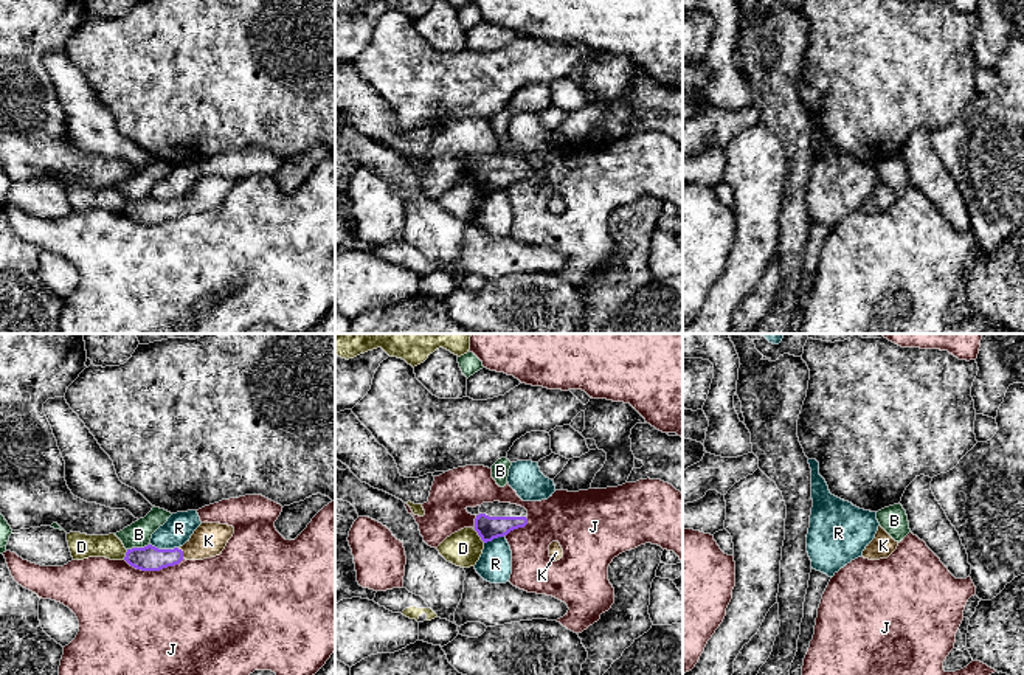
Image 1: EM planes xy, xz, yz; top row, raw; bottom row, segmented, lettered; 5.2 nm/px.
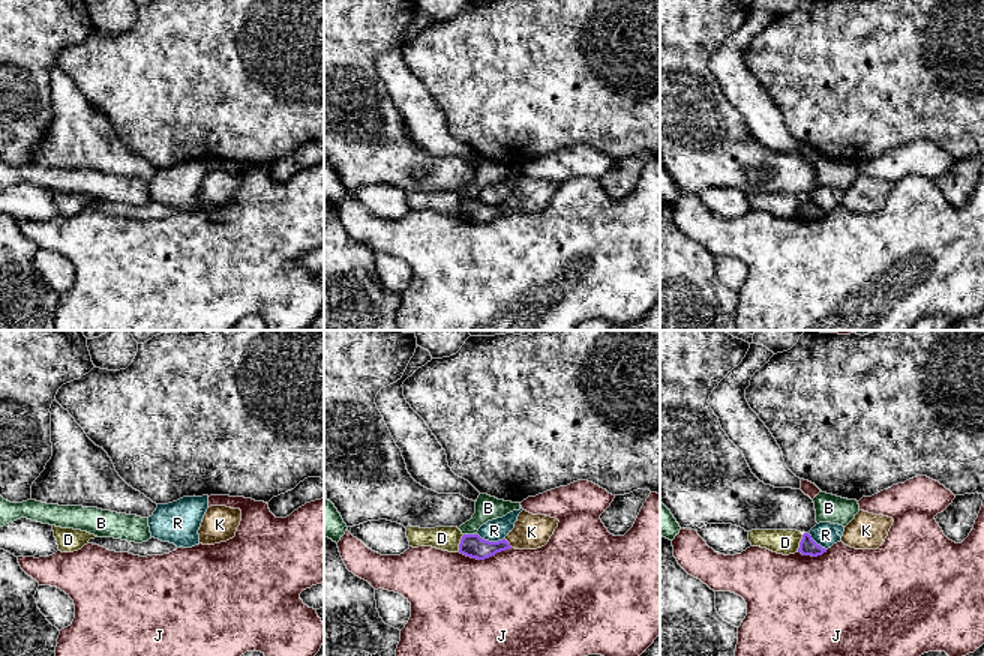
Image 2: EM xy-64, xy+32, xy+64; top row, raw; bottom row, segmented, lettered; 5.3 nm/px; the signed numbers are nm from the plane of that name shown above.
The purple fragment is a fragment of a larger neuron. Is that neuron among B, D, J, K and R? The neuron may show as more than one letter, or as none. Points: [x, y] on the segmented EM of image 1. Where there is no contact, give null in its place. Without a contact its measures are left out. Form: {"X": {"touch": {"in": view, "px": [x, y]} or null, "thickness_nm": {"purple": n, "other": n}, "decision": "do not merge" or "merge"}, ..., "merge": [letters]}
{"B": {"touch": {"in": "xy", "px": [138, 548]}, "thickness_nm": {"purple": 130, "other": 140}, "decision": "do not merge"}, "D": {"touch": {"in": "xz", "px": [478, 534]}, "thickness_nm": {"purple": 120, "other": 190}, "decision": "do not merge"}, "J": {"touch": {"in": "xy", "px": [154, 570]}, "thickness_nm": {"purple": 130, "other": 500}, "decision": "do not merge"}, "K": {"touch": {"in": "xy", "px": [182, 553]}, "thickness_nm": {"purple": 130, "other": 180}, "decision": "merge"}, "R": {"touch": {"in": "xy", "px": [165, 550]}, "thickness_nm": {"purple": 130, "other": 150}, "decision": "do not merge"}, "merge": ["K"]}

